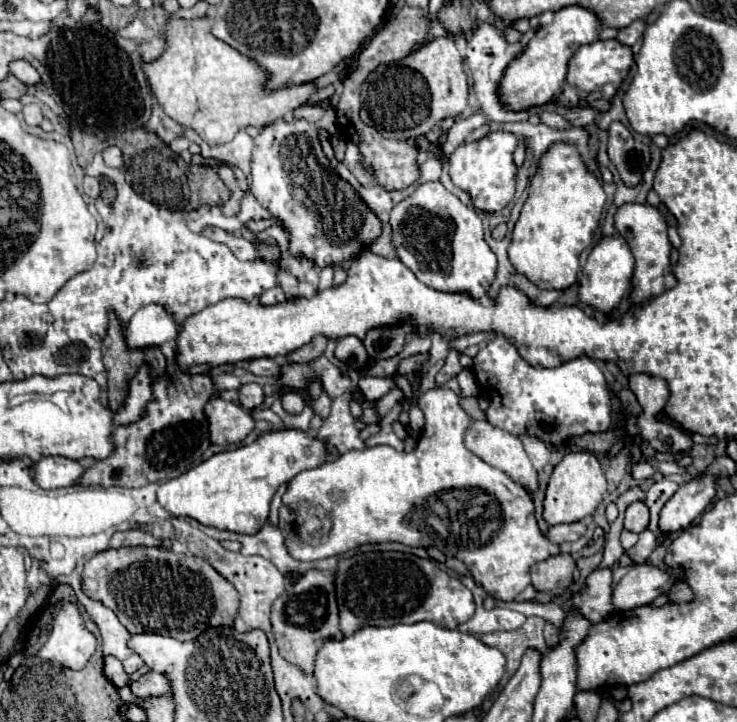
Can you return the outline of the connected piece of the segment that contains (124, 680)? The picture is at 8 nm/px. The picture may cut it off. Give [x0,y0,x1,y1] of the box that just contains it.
[105,657,131,687]

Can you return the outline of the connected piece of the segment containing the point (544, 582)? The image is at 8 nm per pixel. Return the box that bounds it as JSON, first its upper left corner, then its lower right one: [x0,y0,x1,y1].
[531,553,575,597]

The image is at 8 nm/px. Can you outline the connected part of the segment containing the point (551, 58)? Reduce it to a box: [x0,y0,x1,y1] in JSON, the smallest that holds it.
[499,5,601,111]

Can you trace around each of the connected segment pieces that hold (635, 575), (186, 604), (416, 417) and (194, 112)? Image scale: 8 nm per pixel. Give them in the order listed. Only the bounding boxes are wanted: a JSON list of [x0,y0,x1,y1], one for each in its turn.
[[613,563,679,611],[82,547,239,641],[409,406,425,436],[141,17,315,145]]

